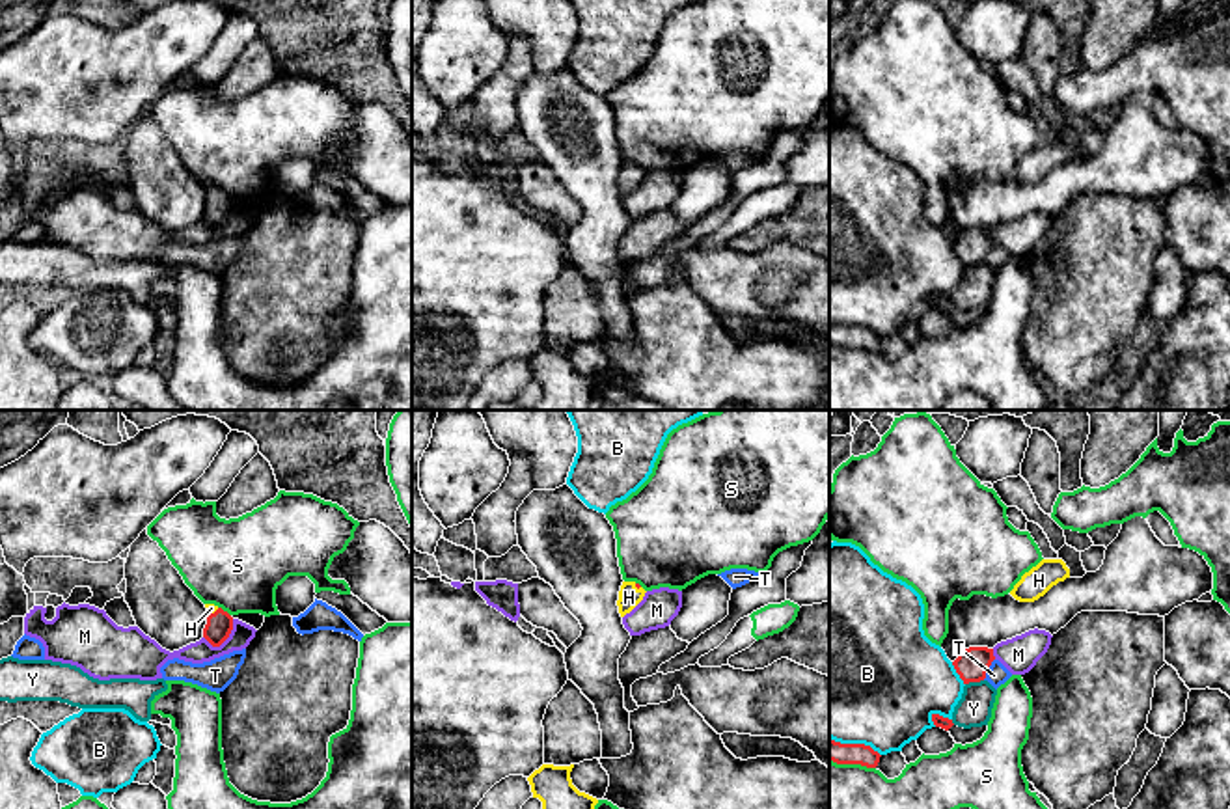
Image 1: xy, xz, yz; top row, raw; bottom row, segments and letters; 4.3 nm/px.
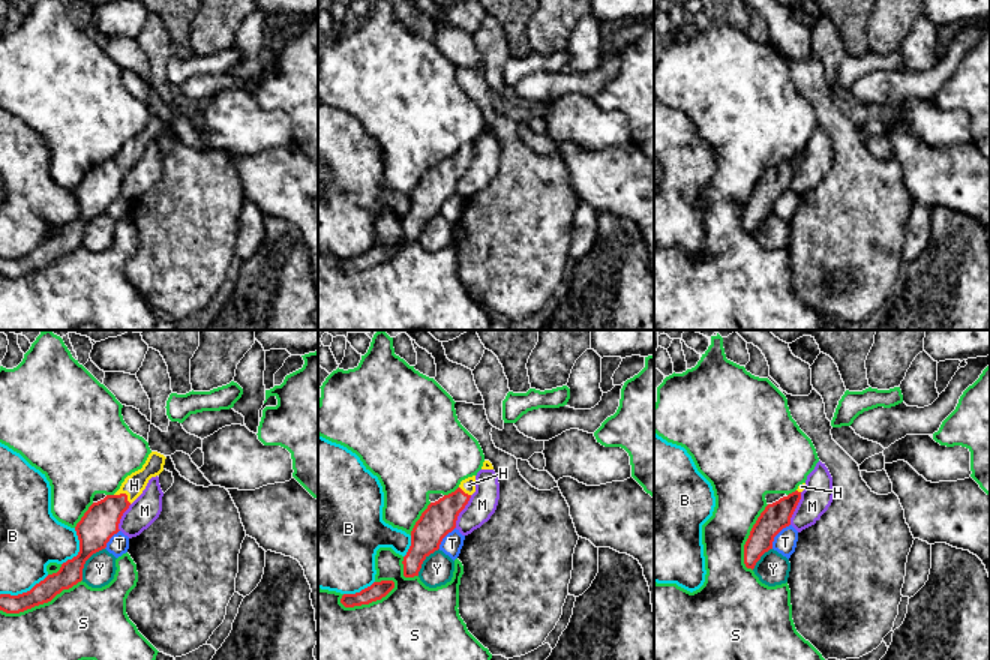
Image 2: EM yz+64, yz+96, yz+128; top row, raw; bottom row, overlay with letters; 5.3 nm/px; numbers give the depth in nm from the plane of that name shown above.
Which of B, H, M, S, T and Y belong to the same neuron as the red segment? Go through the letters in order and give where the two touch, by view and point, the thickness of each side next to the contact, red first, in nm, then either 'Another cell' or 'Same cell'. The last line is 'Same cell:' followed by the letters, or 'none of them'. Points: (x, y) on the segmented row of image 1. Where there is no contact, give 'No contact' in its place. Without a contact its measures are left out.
B: Touches red at yz (942, 716). Thickness 50 nm (red) against 420 nm. Another cell
H: Touches red at xy (215, 612). Thickness 120 nm (red) against 50 nm. Same cell
M: Touches red at xy (224, 640). Thickness 120 nm (red) against 100 nm. Another cell
S: Touches red at xy (222, 610). Thickness 120 nm (red) against 400 nm. Another cell
T: Touches red at yz (988, 668). Thickness 140 nm (red) against 90 nm. Another cell
Y: Touches red at yz (973, 681). Thickness 140 nm (red) against 150 nm. Another cell
Same cell: H

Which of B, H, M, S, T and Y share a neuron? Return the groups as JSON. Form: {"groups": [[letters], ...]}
{"groups": [["B"], ["H"], ["M"], ["S"], ["T"], ["Y"]]}

